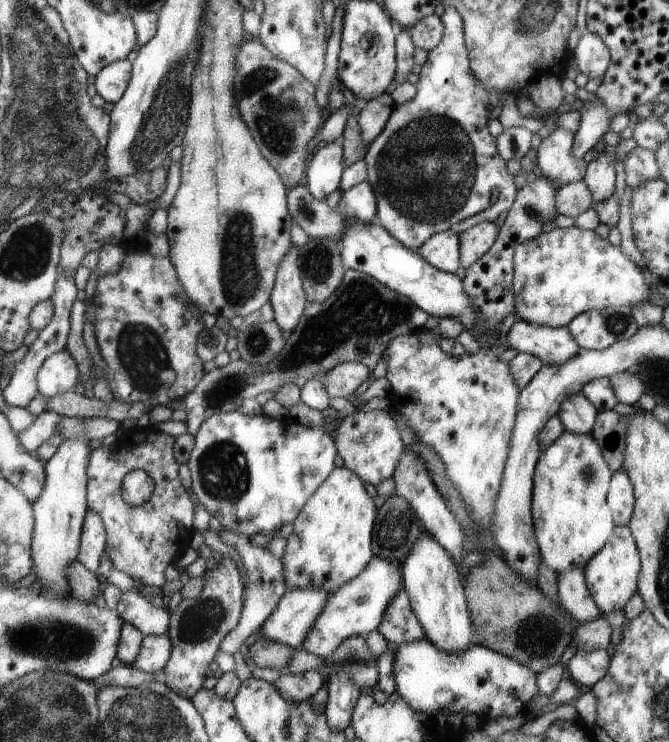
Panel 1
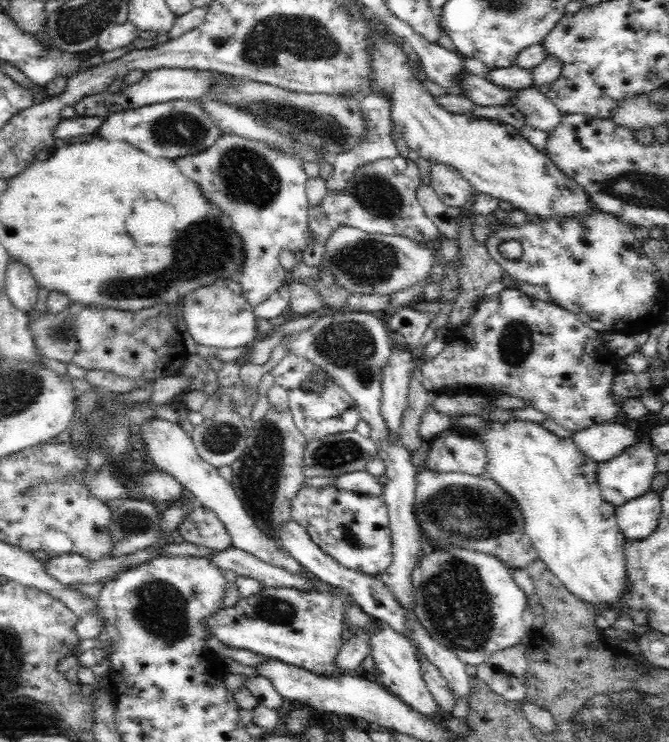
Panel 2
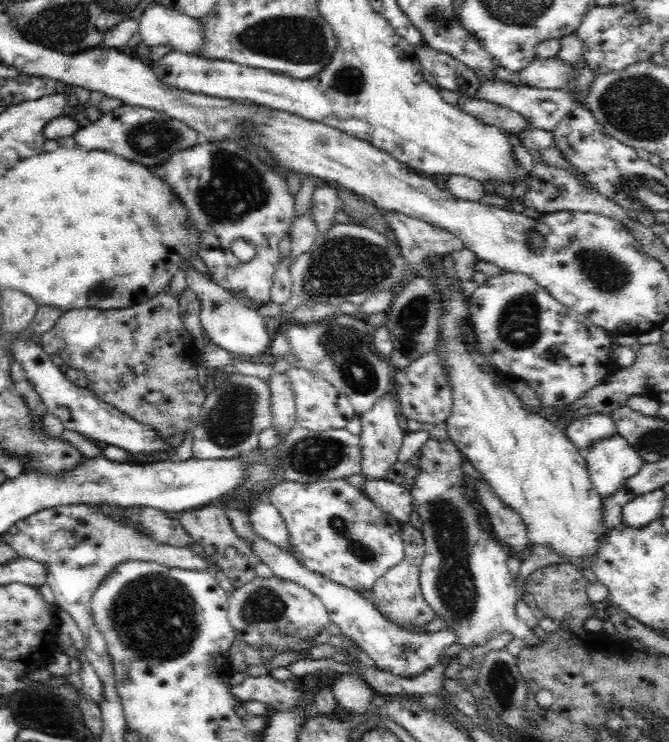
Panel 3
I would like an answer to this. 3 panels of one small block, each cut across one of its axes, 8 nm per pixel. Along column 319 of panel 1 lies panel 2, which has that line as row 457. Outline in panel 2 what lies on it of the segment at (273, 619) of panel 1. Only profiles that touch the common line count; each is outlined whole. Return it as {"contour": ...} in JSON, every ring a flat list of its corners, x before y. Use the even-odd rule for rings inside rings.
{"contour":[[623,422,614,424,594,424,571,437,582,454,597,465,616,458,626,446,638,442,638,436]]}

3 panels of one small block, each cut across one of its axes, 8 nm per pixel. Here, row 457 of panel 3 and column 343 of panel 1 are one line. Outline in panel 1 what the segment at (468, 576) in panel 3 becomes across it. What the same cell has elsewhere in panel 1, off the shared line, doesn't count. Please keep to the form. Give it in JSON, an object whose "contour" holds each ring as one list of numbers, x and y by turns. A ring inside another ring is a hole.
{"contour":[[381,409,356,411,339,423,336,446,339,447,340,457,348,470,355,471,365,483,374,486,395,476,395,469,398,468,398,462,406,446,390,411]]}

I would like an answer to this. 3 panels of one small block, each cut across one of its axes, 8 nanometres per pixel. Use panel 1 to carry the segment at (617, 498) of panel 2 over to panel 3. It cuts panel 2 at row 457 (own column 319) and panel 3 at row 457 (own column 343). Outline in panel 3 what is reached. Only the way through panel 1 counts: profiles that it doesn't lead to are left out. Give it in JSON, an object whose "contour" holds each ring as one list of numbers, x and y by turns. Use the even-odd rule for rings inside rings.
{"contour":[[618,433,596,440,596,444,582,452,593,488,606,499,618,492,645,463]]}

